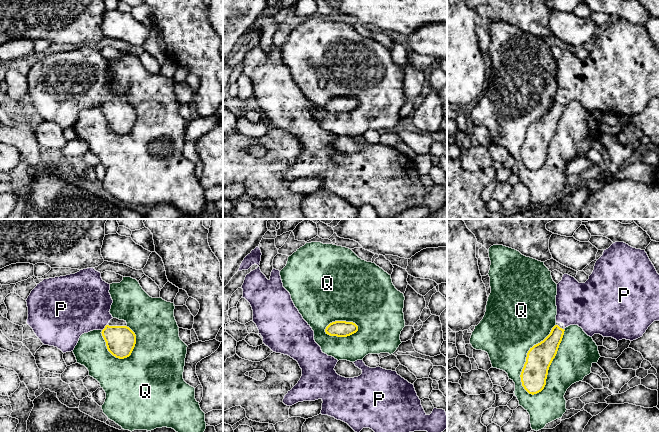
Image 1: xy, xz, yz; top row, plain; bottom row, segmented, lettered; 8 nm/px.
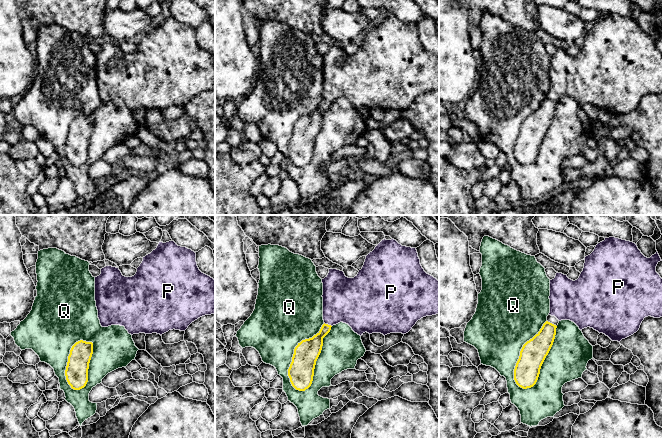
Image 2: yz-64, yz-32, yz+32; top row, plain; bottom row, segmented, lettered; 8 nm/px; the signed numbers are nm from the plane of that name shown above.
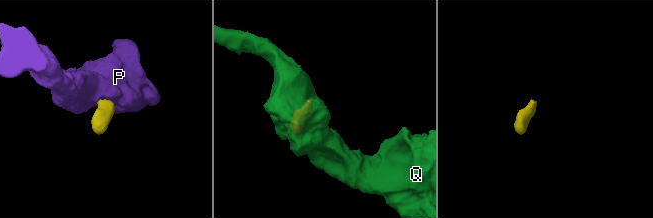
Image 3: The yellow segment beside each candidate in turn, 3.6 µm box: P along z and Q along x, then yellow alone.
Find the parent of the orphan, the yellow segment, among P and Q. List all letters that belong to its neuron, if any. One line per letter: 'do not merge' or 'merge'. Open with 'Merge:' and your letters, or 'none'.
Merge: P
P: merge
Q: do not merge

